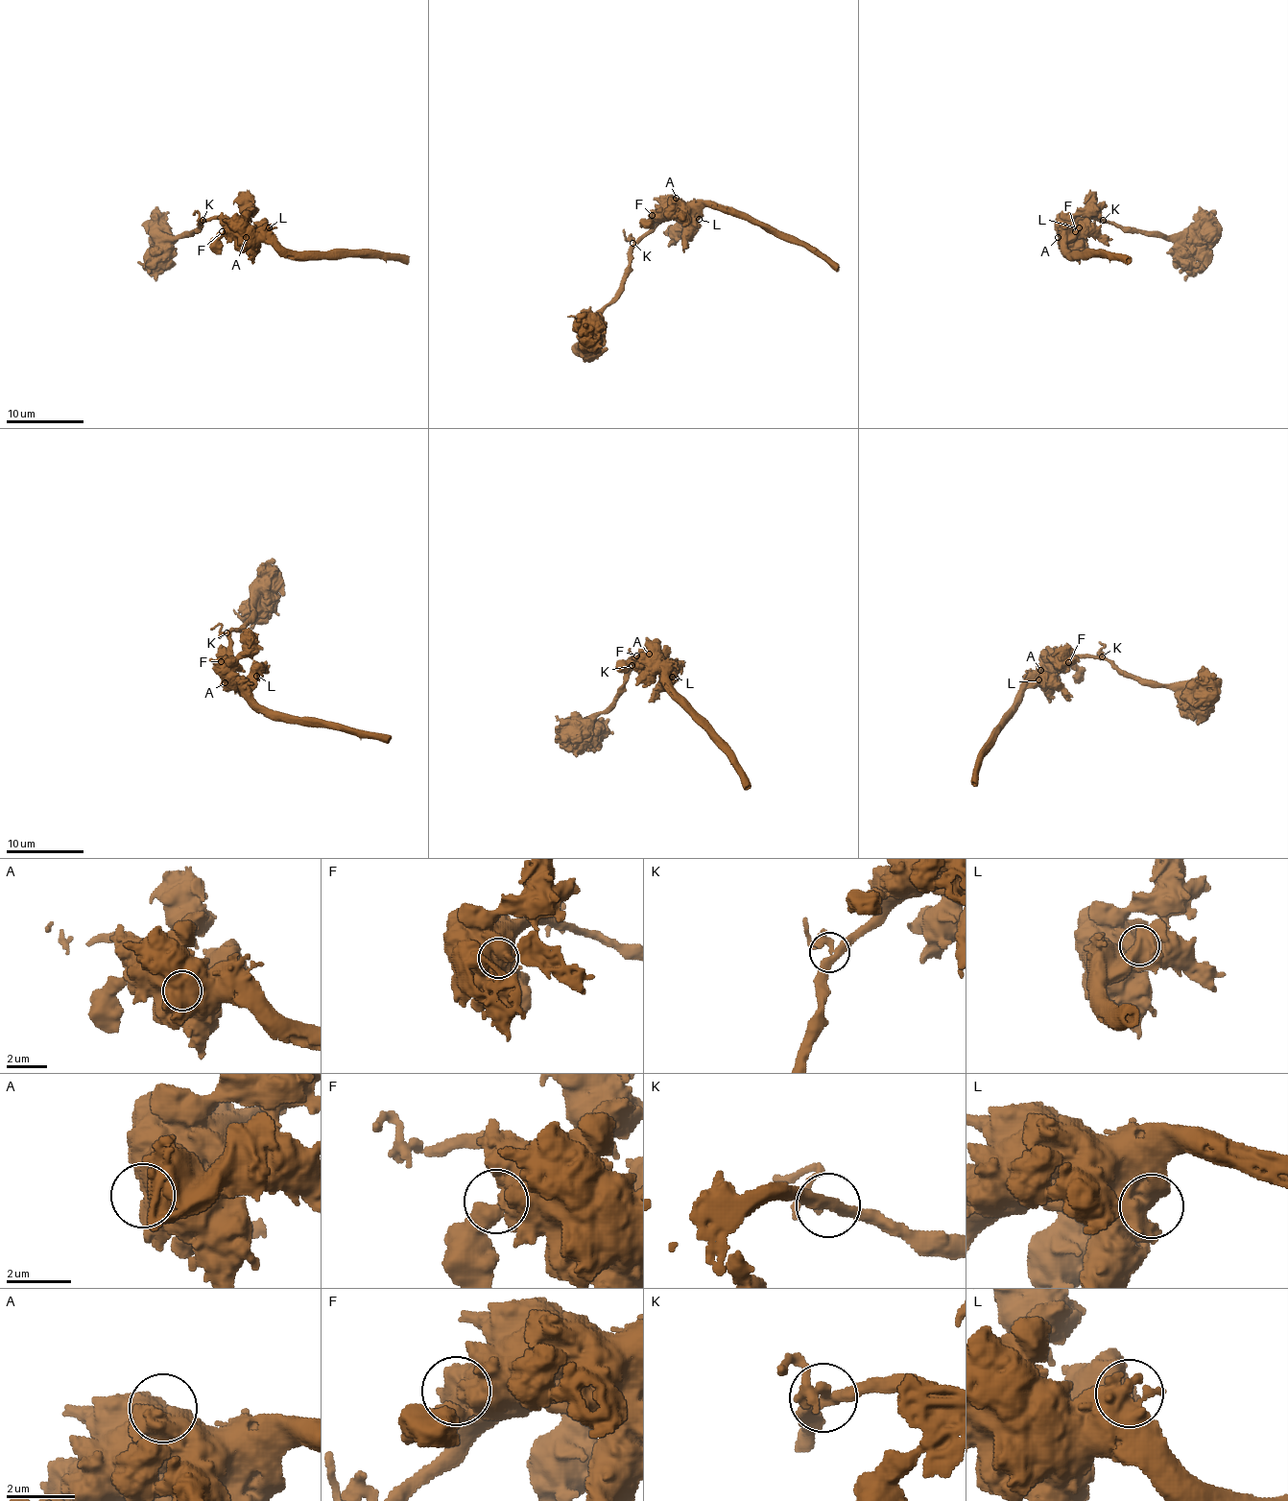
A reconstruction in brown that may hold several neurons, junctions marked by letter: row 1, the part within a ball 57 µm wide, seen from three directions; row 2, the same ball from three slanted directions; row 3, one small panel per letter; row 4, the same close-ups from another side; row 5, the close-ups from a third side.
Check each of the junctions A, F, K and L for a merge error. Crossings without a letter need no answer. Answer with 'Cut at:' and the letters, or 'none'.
Cut at: none

